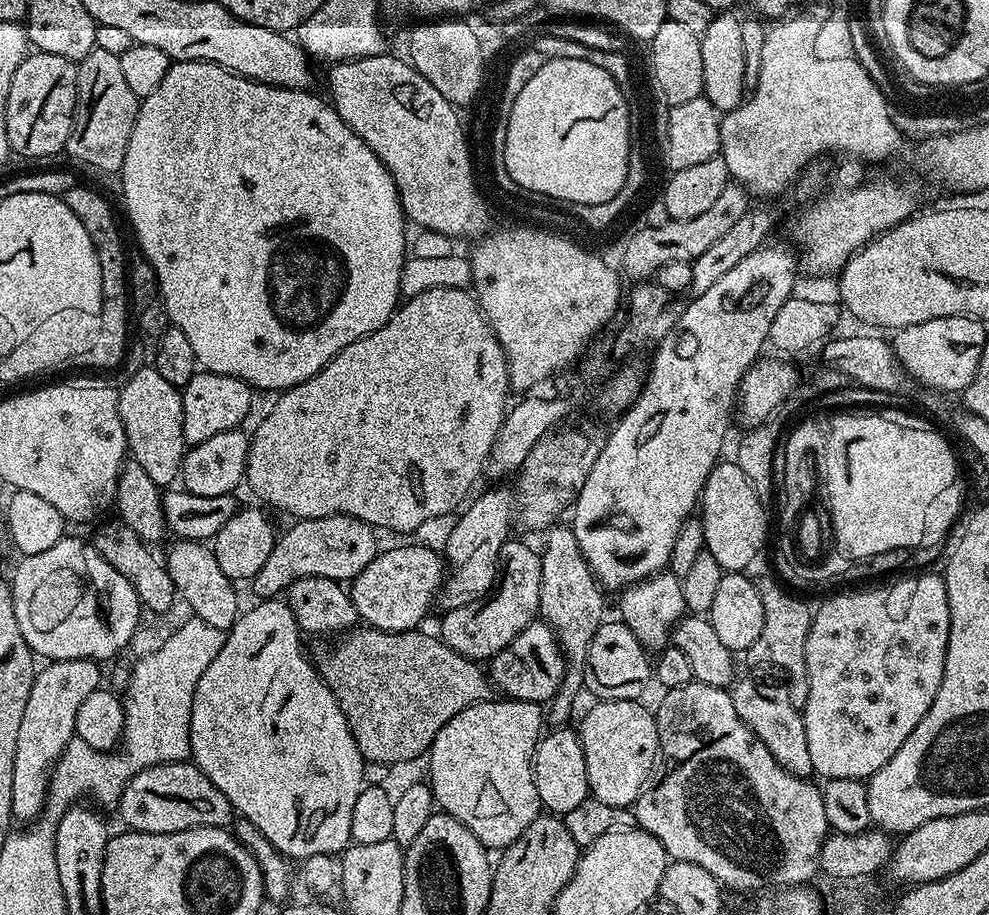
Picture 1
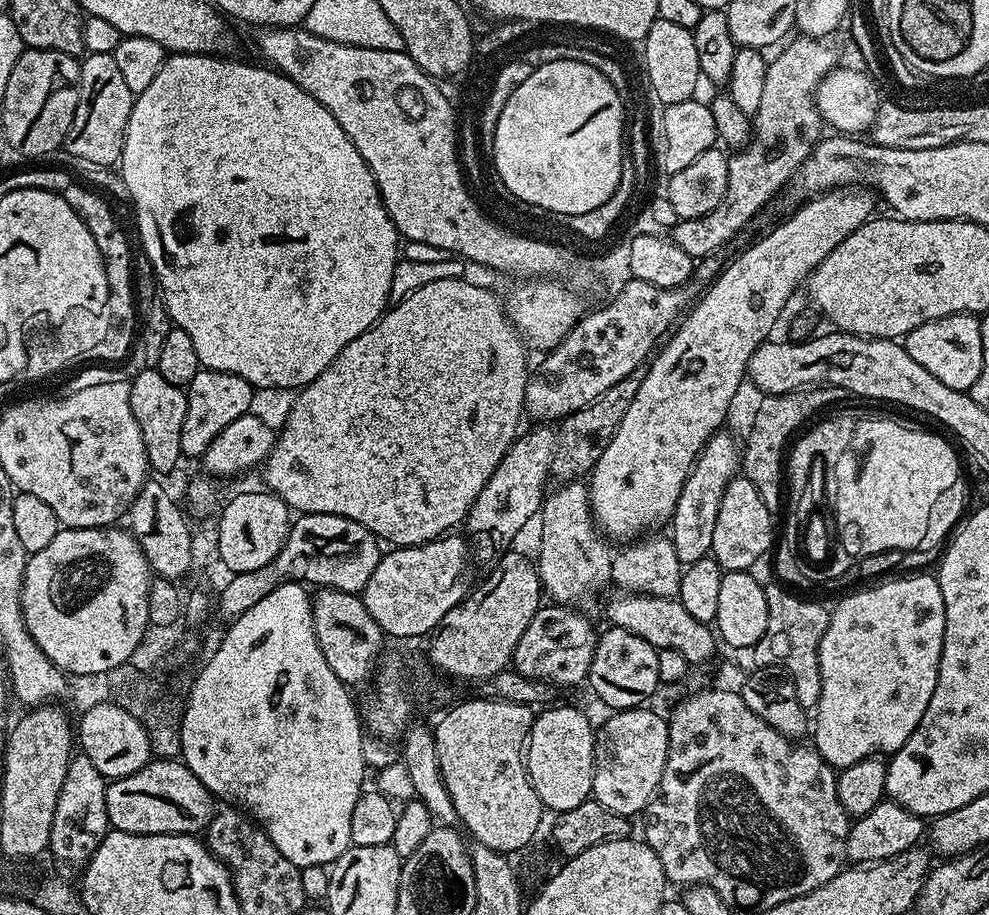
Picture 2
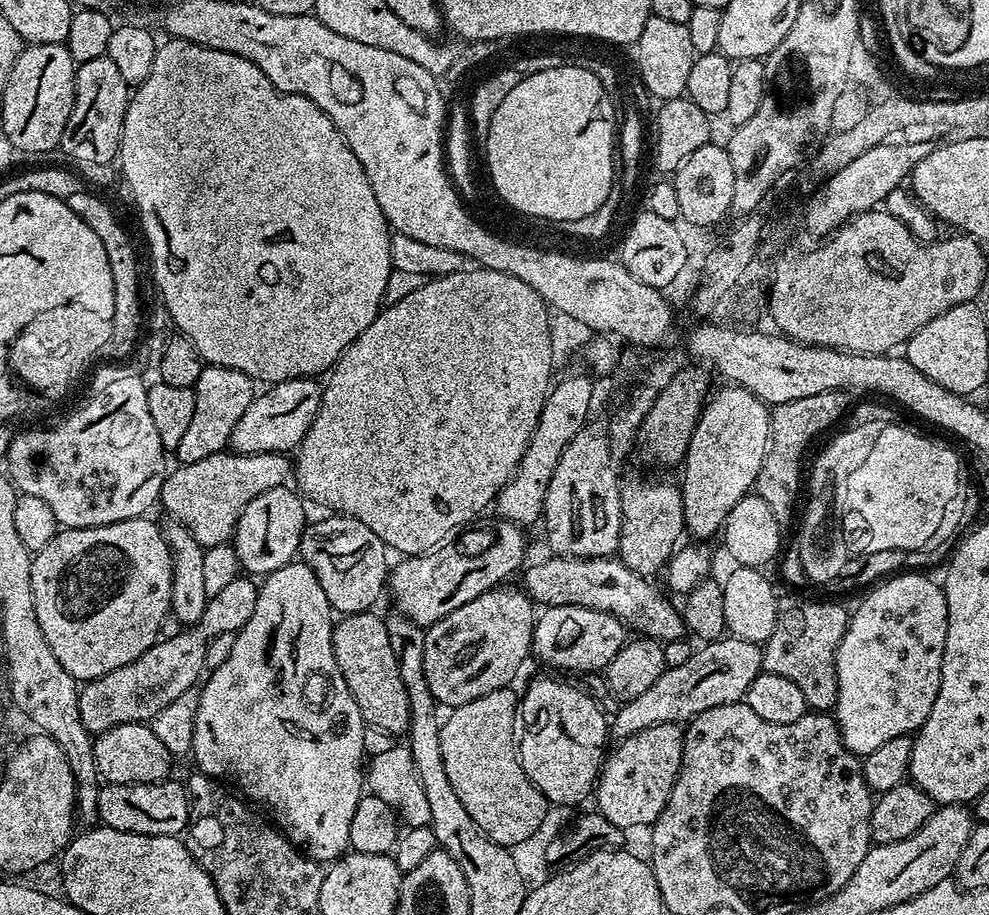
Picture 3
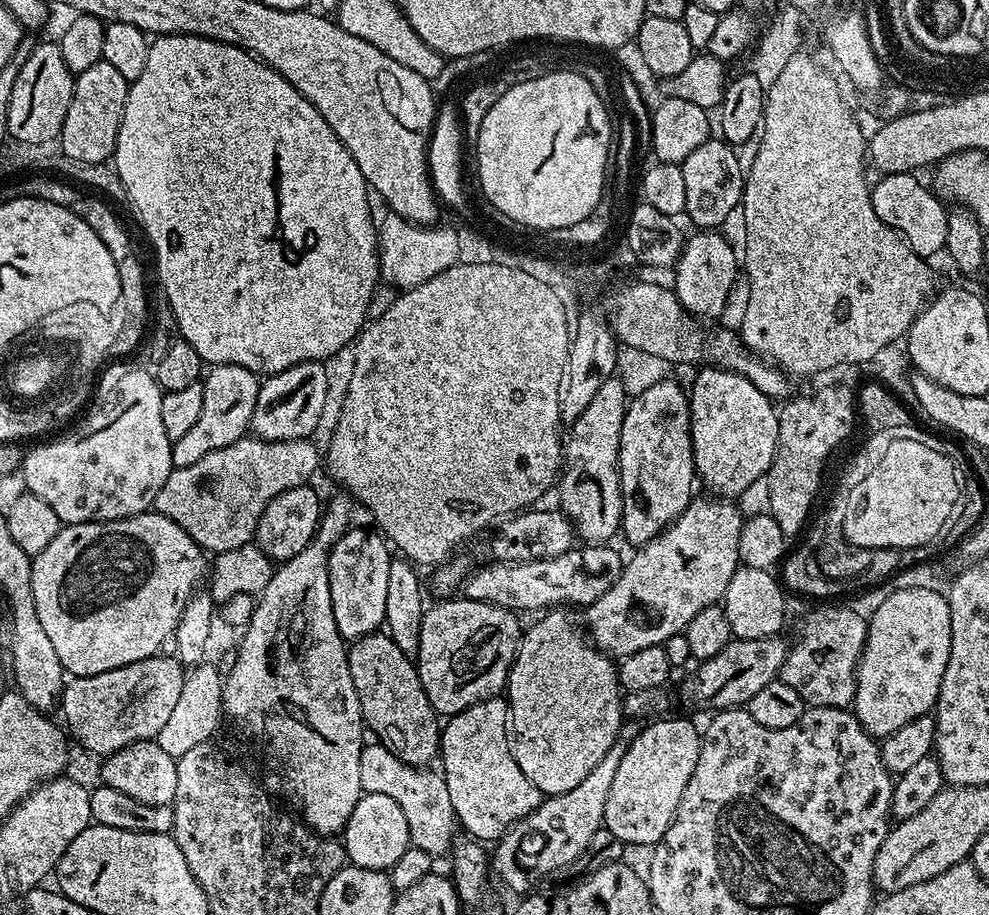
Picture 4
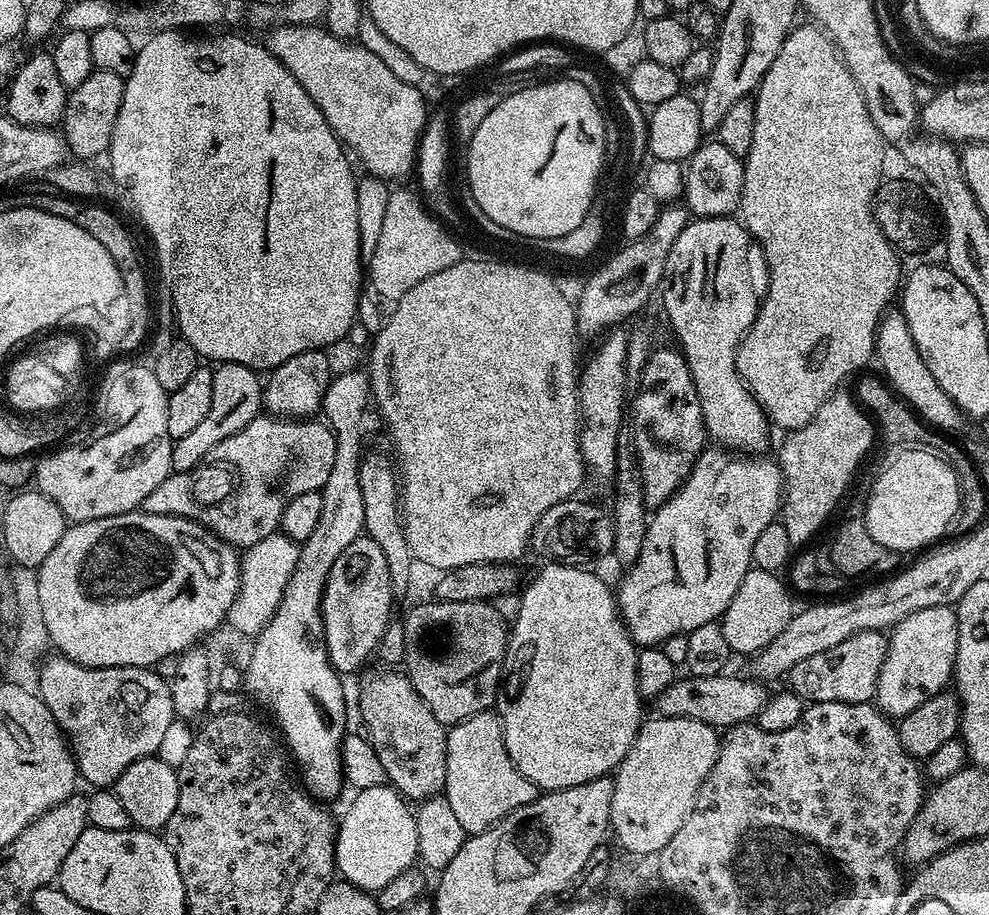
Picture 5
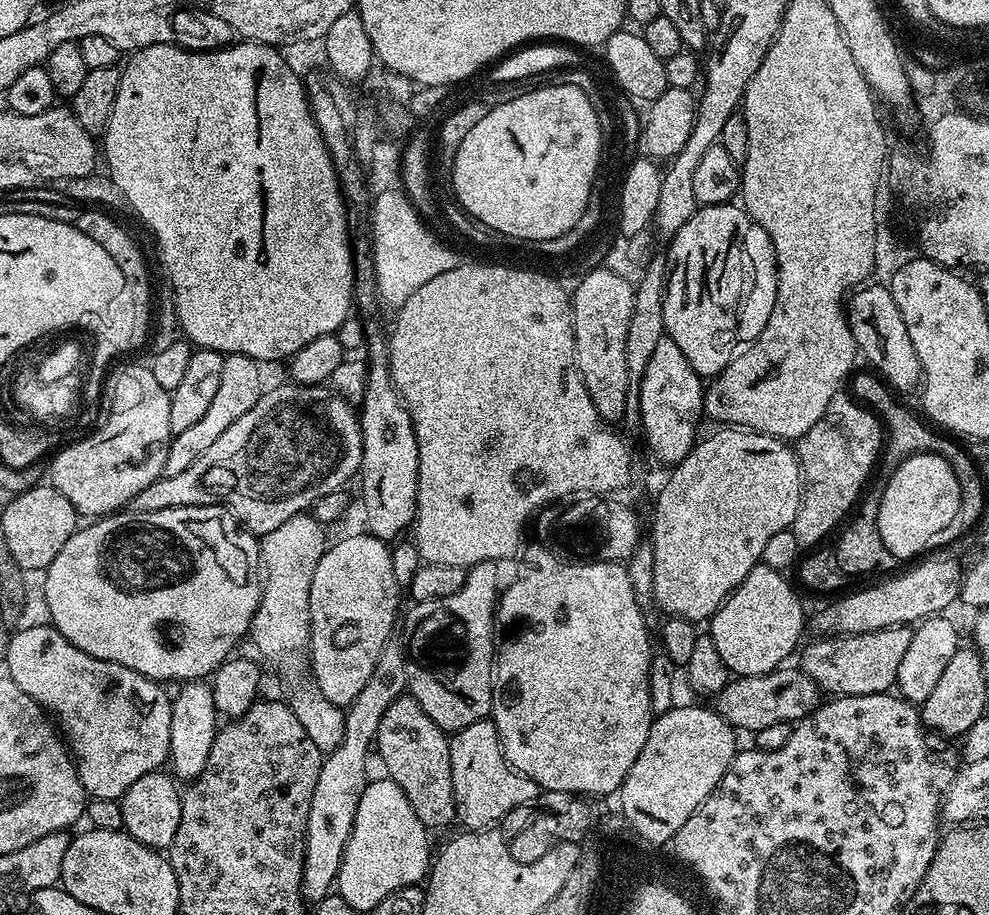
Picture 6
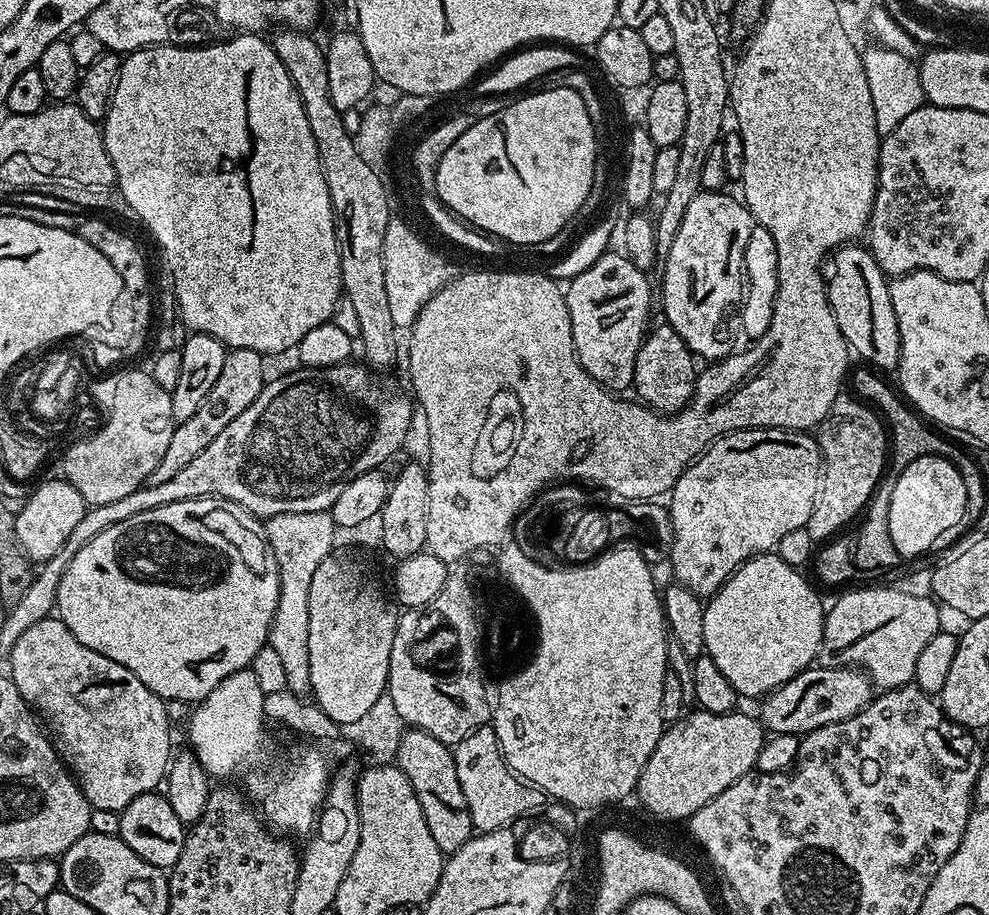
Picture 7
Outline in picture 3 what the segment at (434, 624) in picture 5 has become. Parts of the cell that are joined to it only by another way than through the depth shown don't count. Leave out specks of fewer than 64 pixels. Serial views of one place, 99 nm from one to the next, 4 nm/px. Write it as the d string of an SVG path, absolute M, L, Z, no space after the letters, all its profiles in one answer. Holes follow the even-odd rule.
M508 587L478 594L474 602L466 602L466 606L458 606L446 618L427 625L422 666L426 670L426 686L430 686L437 705L448 704L453 709L482 698L482 694L509 687L524 659L529 659L538 612L523 587Z

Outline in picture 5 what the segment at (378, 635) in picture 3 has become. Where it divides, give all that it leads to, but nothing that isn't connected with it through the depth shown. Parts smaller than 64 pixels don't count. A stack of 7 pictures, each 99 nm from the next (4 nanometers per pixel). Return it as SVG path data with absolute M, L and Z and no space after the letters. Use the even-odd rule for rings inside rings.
M376 666L373 672L365 671L359 677L360 716L368 727L366 736L382 762L391 787L409 801L423 802L443 793L448 733L445 725L434 718L430 706L422 702L422 694L414 690L407 675L396 671L400 670Z

